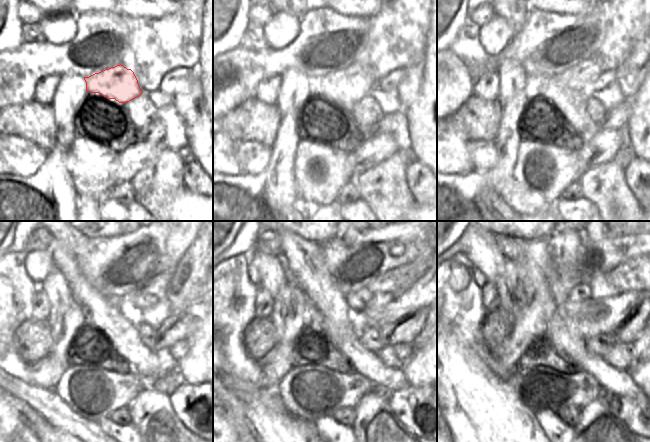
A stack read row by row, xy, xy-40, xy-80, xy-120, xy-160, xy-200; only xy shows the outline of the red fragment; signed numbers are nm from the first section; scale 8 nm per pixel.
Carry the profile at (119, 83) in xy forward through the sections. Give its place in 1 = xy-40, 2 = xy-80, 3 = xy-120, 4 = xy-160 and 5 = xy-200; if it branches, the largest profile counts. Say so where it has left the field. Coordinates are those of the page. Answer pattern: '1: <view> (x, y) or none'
1: xy-40 (349, 85)
2: xy-80 (579, 78)
3: xy-120 (158, 286)
4: xy-160 (386, 283)
5: xy-200 (637, 274)

